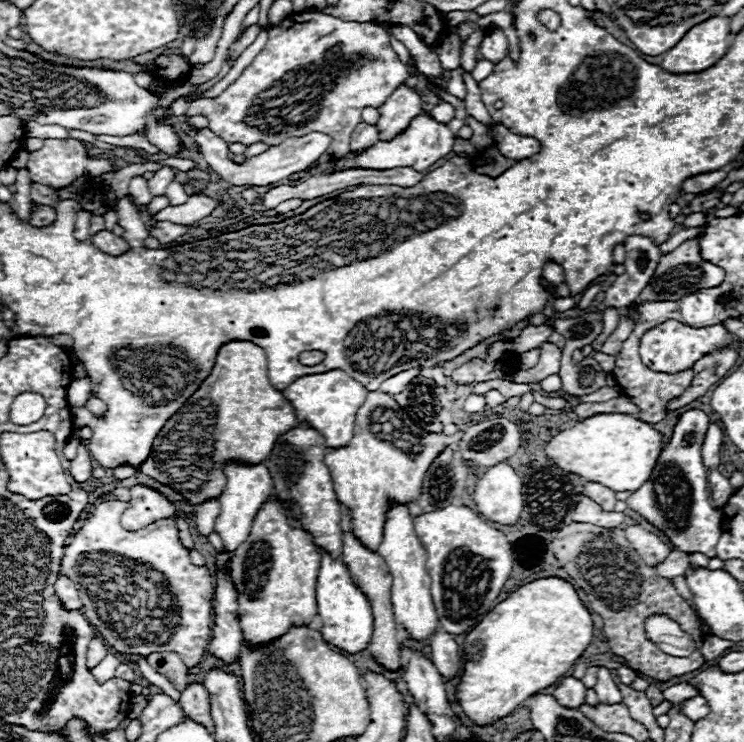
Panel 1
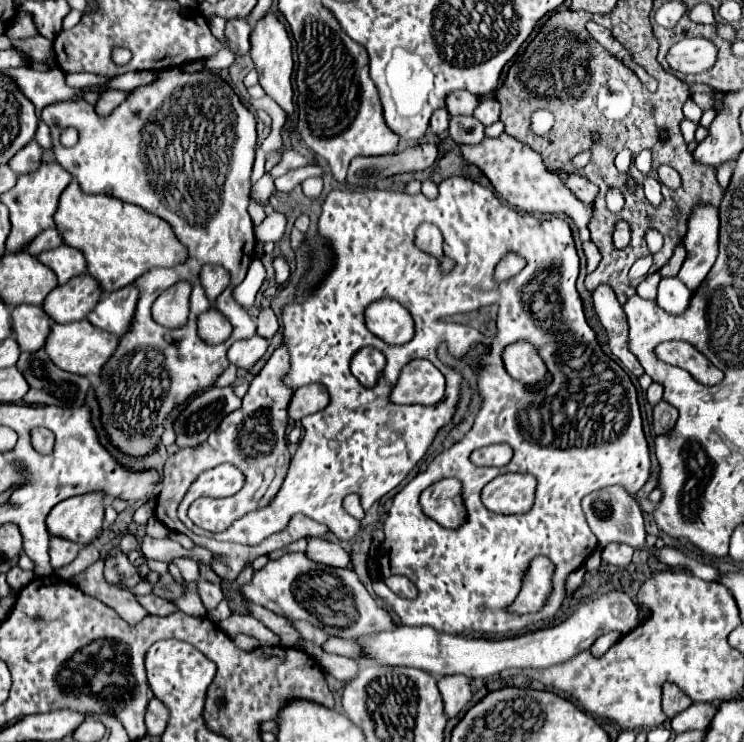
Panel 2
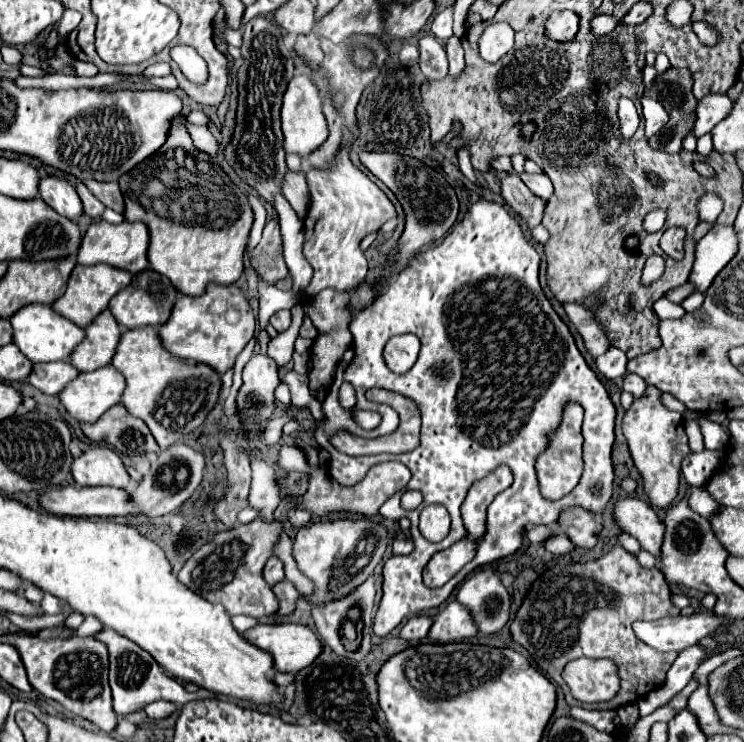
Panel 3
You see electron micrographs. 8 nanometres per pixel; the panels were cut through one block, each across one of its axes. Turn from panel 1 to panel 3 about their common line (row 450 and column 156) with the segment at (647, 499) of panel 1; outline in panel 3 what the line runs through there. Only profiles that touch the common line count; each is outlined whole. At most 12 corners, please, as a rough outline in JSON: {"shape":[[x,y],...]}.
{"shape":[[110,628],[92,638],[110,654],[118,716],[168,700],[182,706],[214,696],[184,692],[128,638]]}

